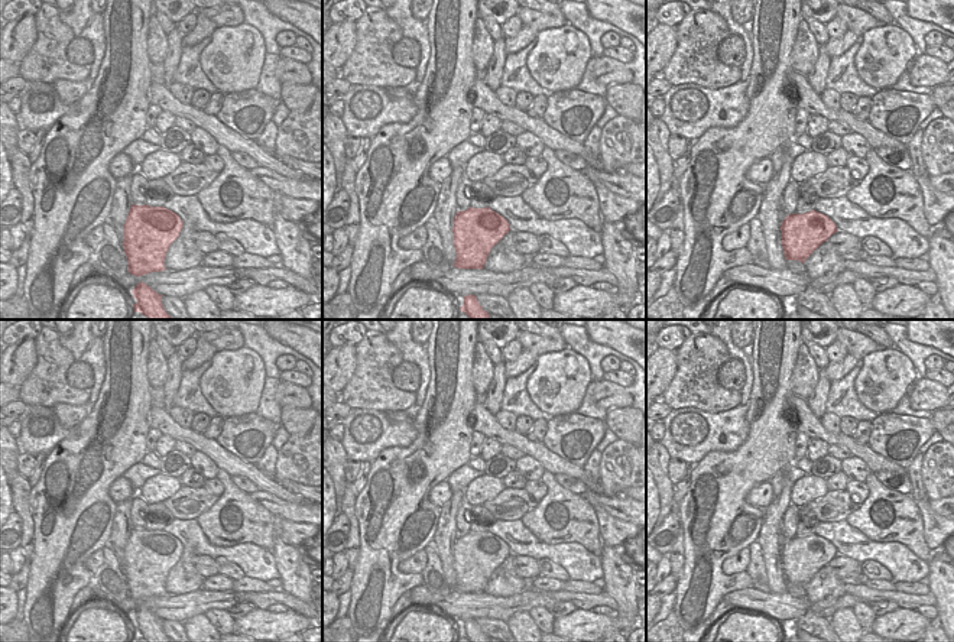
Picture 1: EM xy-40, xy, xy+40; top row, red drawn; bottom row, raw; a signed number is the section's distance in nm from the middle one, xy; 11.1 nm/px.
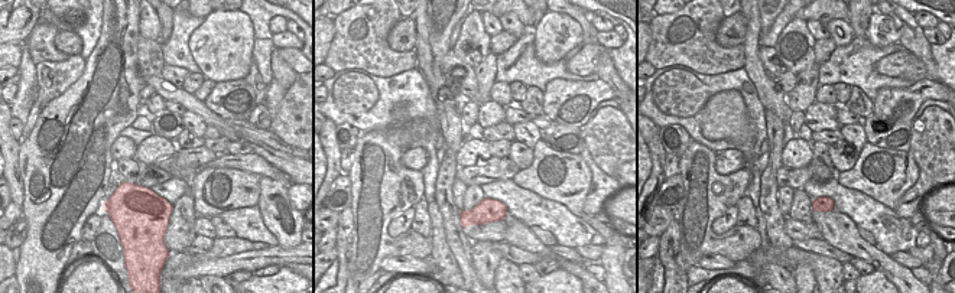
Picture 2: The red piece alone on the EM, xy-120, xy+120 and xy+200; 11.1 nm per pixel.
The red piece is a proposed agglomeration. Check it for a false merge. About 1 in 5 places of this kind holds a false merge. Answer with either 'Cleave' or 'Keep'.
Keep.

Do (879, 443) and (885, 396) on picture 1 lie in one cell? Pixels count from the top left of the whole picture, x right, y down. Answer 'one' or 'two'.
two

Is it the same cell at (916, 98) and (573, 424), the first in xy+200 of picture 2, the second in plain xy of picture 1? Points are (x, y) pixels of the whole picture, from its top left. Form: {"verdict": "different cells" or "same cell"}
{"verdict": "same cell"}

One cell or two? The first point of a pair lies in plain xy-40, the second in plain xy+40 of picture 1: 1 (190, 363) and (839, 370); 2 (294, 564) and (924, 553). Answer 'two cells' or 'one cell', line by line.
1: one cell
2: two cells

